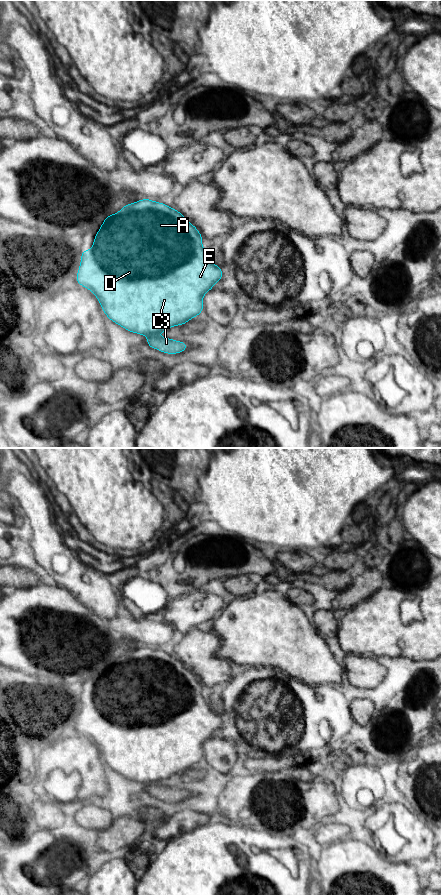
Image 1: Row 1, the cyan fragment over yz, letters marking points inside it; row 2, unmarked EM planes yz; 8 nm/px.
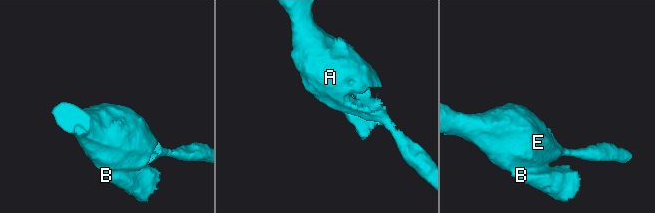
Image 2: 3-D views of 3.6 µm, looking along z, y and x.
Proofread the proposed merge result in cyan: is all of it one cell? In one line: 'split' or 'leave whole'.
split

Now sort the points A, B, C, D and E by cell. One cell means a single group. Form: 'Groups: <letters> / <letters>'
Groups: A C D E / B

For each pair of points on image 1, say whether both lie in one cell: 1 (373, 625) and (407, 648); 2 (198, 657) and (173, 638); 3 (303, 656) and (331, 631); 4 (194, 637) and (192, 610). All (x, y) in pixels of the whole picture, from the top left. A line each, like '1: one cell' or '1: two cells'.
1: one cell
2: two cells
3: two cells
4: two cells

